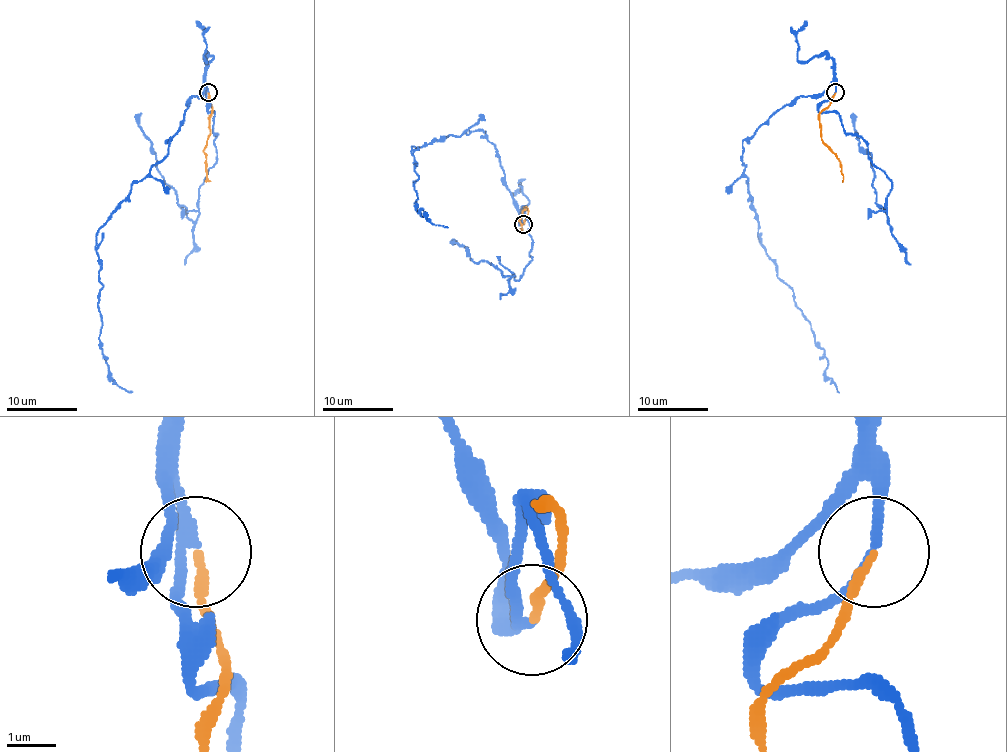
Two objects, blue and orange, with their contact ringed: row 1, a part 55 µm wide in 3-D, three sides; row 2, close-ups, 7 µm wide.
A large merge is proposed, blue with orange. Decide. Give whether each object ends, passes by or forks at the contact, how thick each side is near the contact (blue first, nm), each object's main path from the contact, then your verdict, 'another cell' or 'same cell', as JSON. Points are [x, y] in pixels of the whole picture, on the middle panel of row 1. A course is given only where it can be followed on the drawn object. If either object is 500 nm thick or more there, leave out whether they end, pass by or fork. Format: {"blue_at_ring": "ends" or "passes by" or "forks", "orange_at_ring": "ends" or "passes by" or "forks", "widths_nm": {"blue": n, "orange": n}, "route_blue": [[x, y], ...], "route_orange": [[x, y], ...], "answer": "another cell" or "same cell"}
{"blue_at_ring": "passes by", "orange_at_ring": "ends", "widths_nm": {"blue": 190, "orange": 170}, "route_blue": [[523, 224], [500, 156], [484, 131], [468, 131], [411, 147], [418, 178], [414, 208], [433, 224], [447, 228]], "route_orange": [[523, 224], [528, 210], [525, 208], [519, 219], [521, 229], [526, 231]], "answer": "another cell"}

